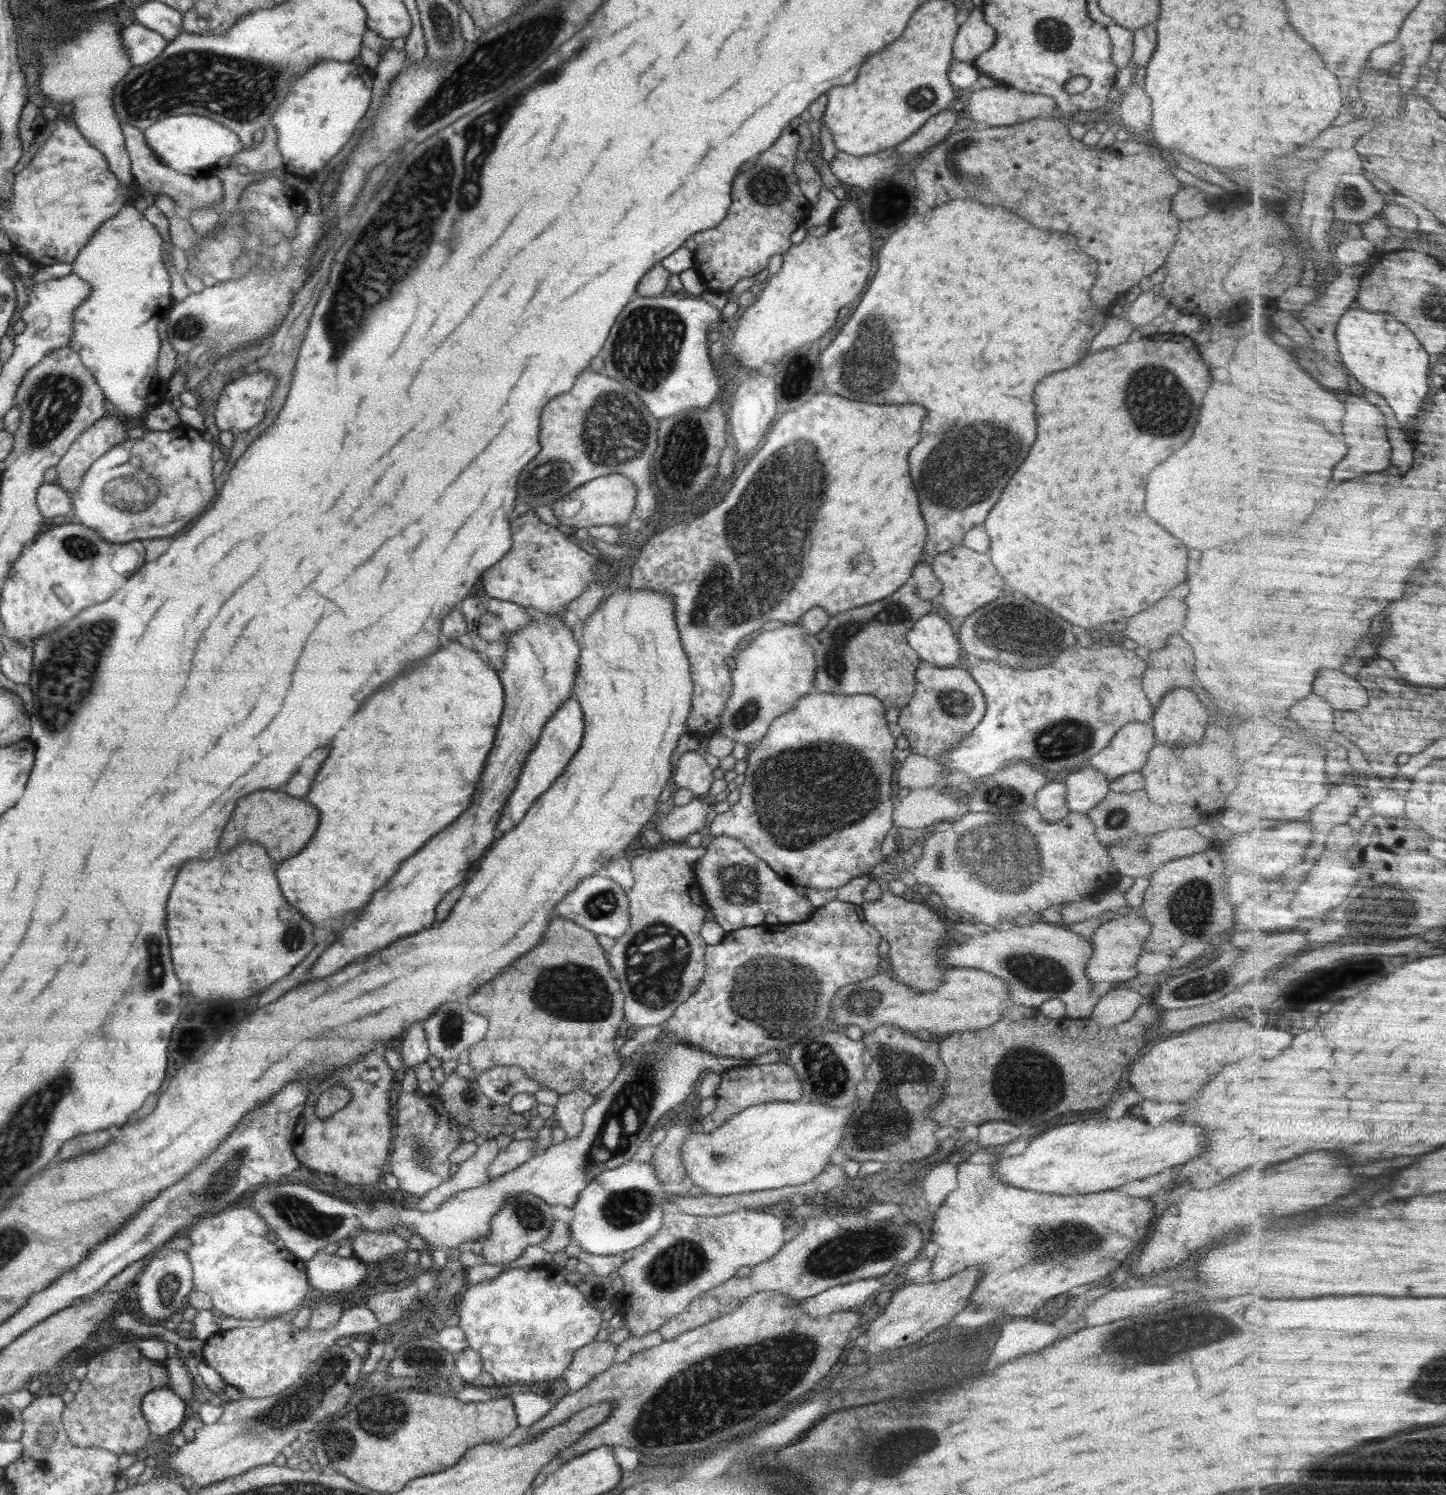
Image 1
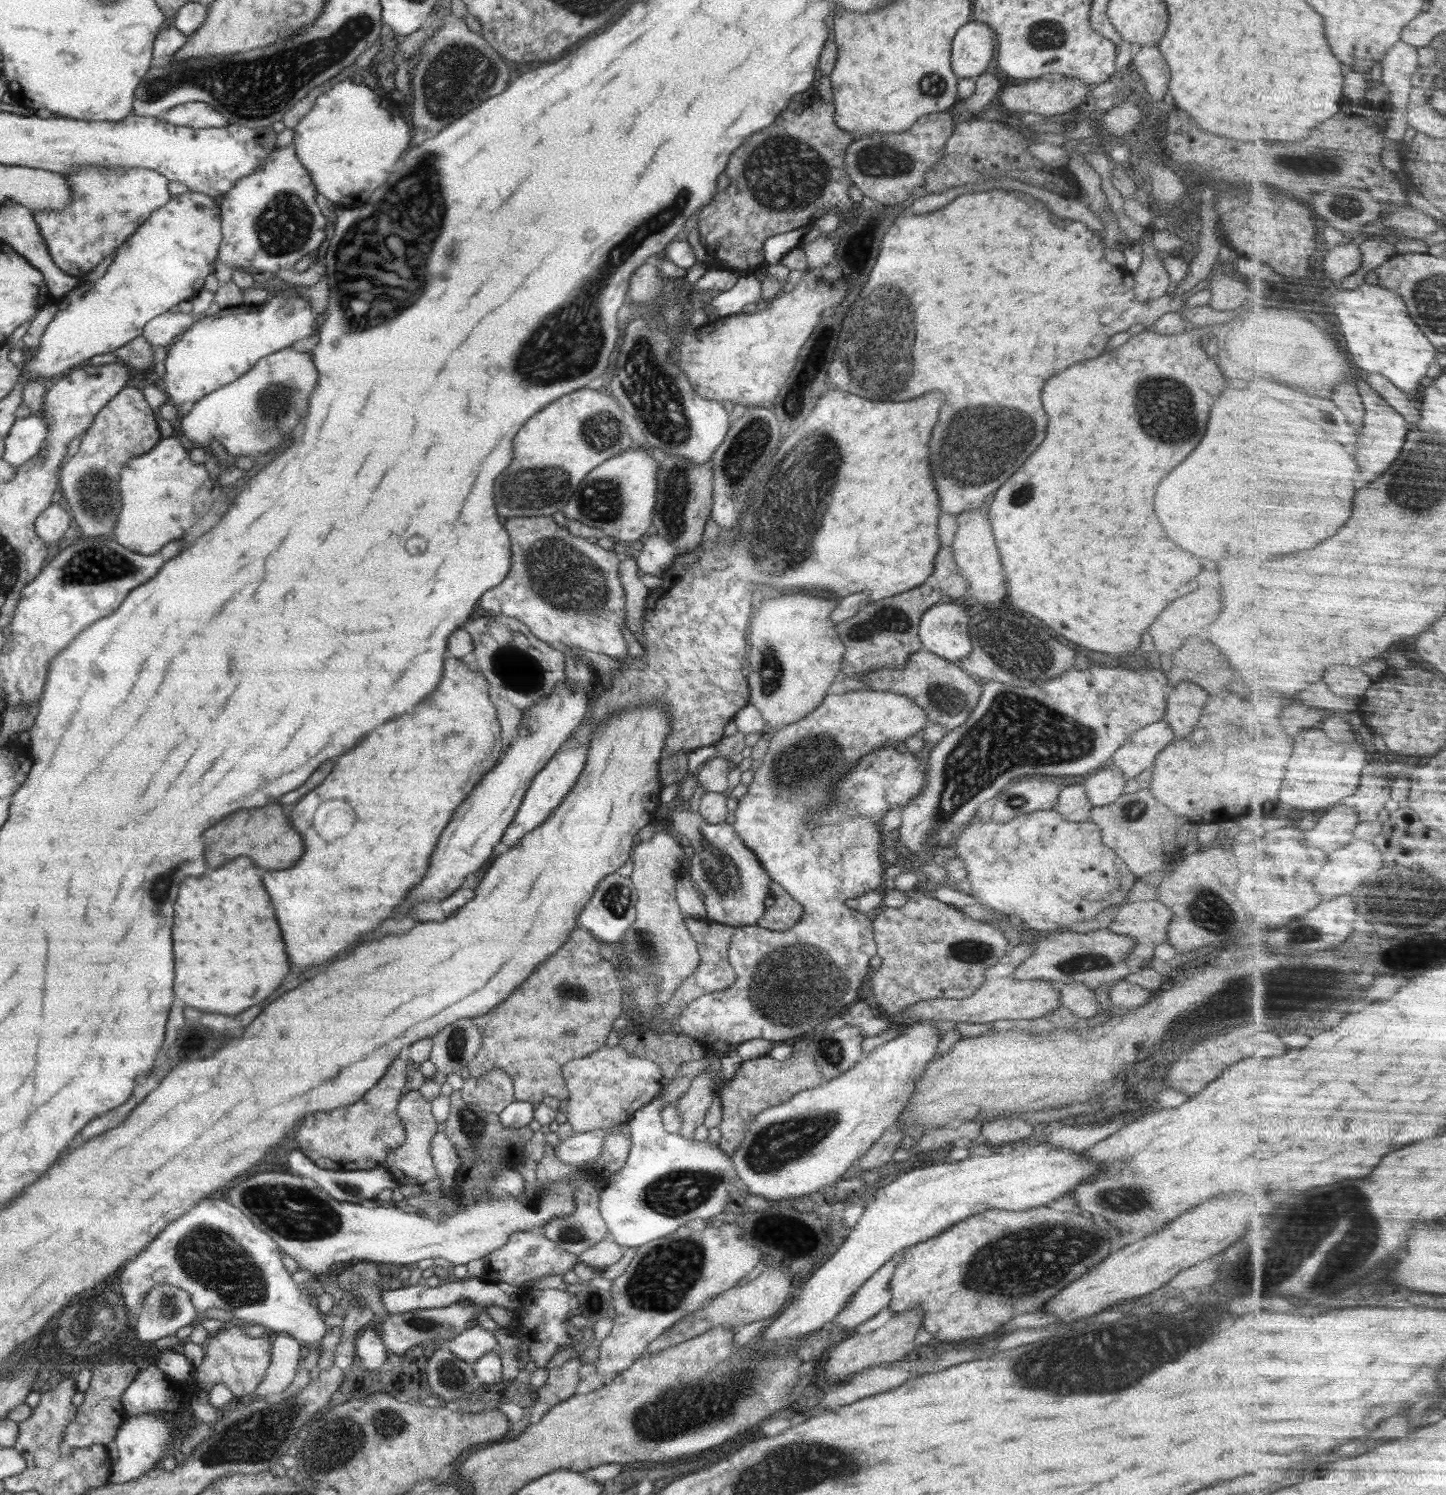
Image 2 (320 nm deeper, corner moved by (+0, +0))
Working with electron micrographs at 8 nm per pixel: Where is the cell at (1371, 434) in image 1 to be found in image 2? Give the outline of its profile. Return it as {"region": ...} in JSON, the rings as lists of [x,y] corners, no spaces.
{"region":[[[1360,381],[1360,392],[1364,396],[1363,402],[1366,404],[1366,418],[1364,418],[1366,422],[1362,440],[1356,443],[1358,444],[1358,462],[1364,470],[1368,470],[1368,472],[1364,472],[1366,480],[1372,482],[1372,480],[1378,480],[1384,474],[1384,470],[1392,468],[1392,464],[1400,458],[1408,432],[1410,432],[1410,423],[1406,422],[1407,419],[1400,414],[1400,411],[1396,410],[1394,406],[1390,406],[1382,398],[1382,394],[1368,384],[1368,381]]]}

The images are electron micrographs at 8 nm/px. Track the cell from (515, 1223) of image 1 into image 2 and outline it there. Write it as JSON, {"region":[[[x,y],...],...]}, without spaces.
{"region":[[[535,1229],[511,1233],[510,1238],[502,1248],[489,1252],[483,1260],[482,1280],[492,1283],[506,1282],[517,1287],[521,1287],[529,1280],[539,1280],[553,1274],[564,1275],[568,1270],[573,1270],[578,1263],[577,1255],[564,1250],[560,1245]]]}

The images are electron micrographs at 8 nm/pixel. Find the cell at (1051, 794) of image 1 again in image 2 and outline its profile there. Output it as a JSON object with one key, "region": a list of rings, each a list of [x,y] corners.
{"region":[[[1066,786],[1060,791],[1058,802],[1053,809],[1070,822],[1082,822],[1088,820],[1093,807],[1084,786]]]}

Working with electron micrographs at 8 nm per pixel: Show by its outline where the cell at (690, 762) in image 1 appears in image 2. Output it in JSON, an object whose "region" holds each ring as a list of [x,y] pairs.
{"region":[[[713,756],[706,762],[698,765],[699,772],[695,774],[699,786],[708,792],[723,793],[728,790],[728,773],[730,772],[732,763],[724,756]]]}

